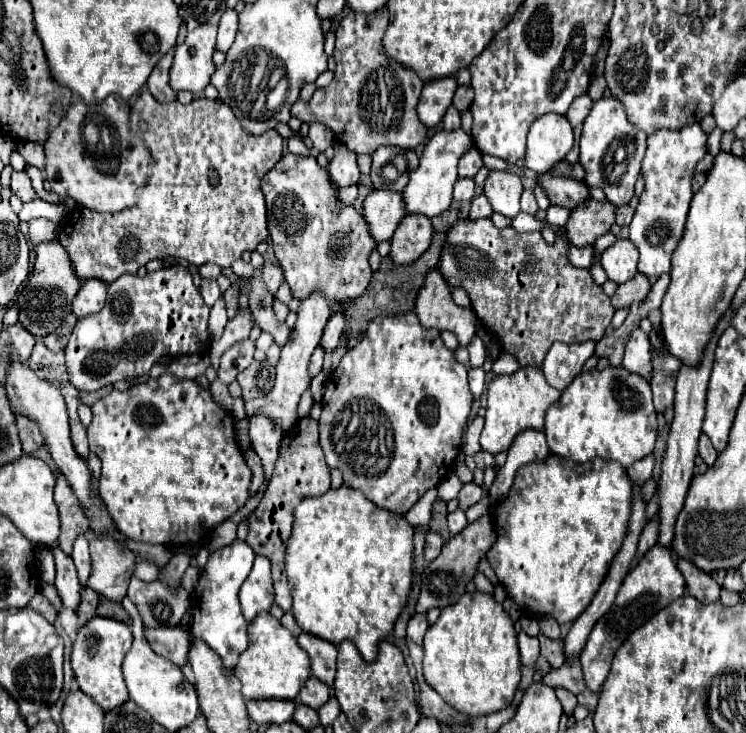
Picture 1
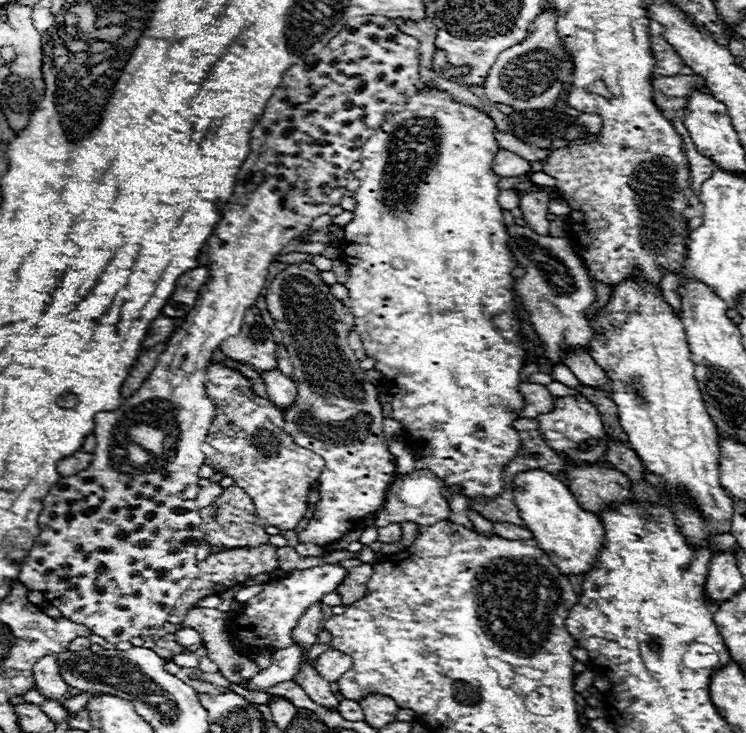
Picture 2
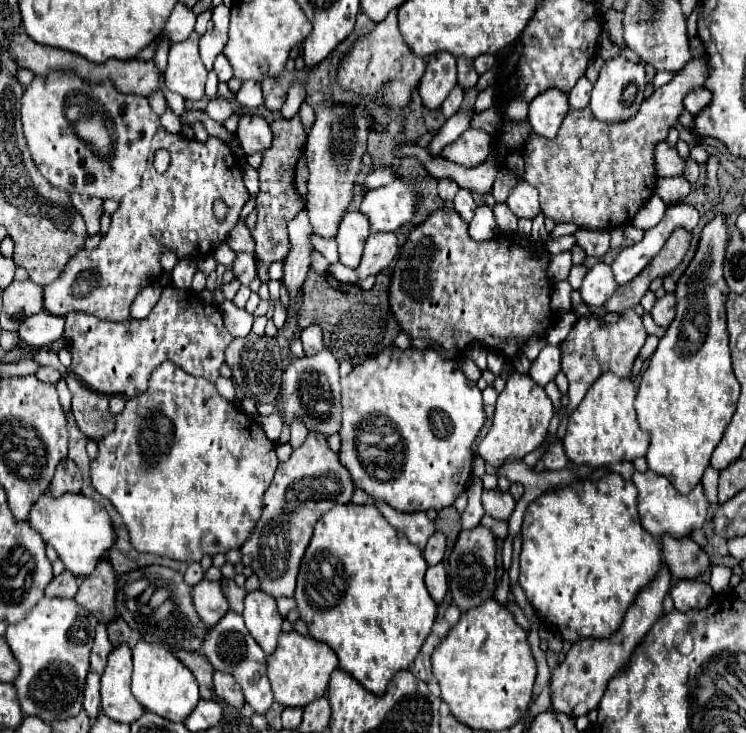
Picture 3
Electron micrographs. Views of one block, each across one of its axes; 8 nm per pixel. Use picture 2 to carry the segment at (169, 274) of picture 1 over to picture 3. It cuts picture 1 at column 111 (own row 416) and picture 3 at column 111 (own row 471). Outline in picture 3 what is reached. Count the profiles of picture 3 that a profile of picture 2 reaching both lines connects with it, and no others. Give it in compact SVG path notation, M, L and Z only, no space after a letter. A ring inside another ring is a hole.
M174 284L164 288L150 316L142 320L110 324L86 312L70 312L64 328L64 344L72 356L70 372L94 392L122 394L124 398L142 394L152 370L166 360L180 364L192 376L216 382L218 370L224 364L224 350L230 342L232 336L222 322L222 314L204 308L196 294L178 290Z

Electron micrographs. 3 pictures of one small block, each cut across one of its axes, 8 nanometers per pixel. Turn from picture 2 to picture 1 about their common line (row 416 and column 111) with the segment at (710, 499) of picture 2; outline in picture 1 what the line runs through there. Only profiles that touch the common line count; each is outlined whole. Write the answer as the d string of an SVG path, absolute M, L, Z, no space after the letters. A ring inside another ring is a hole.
M94 616L80 632L72 650L72 668L76 674L76 680L80 684L80 690L90 696L98 706L102 706L106 712L114 710L118 706L122 706L122 702L128 700L128 688L124 684L122 678L122 660L126 656L126 652L132 646L132 632L130 626L118 622L118 620L110 620L110 618L102 618L102 616Z

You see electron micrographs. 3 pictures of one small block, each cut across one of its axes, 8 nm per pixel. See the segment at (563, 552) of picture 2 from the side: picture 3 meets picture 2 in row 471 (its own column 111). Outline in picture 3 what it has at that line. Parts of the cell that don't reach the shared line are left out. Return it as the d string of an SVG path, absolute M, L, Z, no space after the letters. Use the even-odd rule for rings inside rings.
M46 492L34 502L28 522L42 536L44 544L58 552L58 558L64 562L66 570L74 572L76 576L88 576L114 542L114 530L108 512L84 494L62 494L56 498Z

